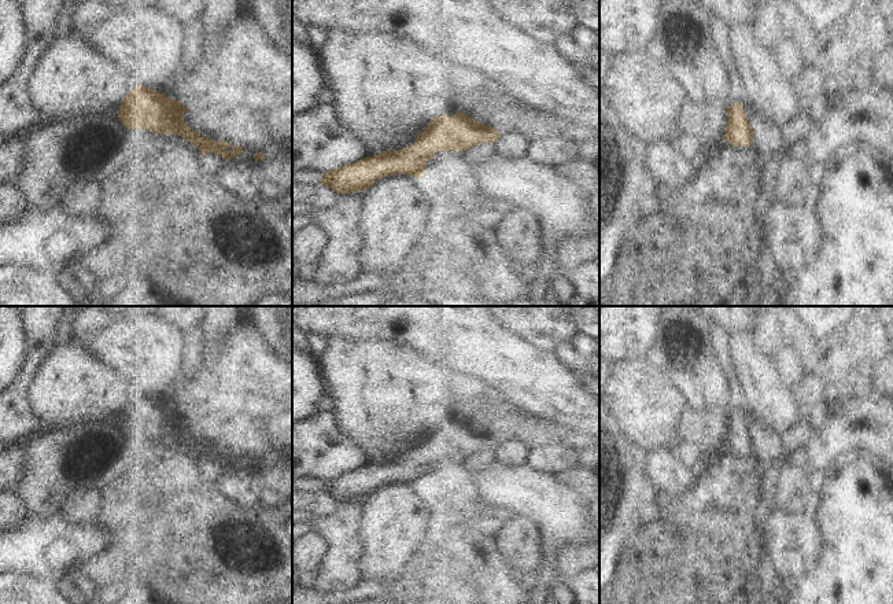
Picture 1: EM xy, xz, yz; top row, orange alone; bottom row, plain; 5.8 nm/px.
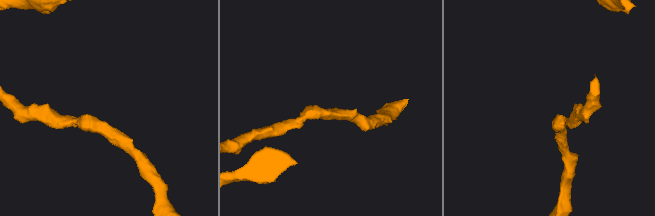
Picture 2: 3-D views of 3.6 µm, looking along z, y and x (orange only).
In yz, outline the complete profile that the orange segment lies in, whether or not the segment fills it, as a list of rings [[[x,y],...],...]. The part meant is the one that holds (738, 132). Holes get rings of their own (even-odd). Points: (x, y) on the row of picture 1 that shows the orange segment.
[[[734,103],[726,107],[727,125],[723,140],[728,141],[733,147],[749,147],[754,137],[754,130],[750,126],[742,103]]]

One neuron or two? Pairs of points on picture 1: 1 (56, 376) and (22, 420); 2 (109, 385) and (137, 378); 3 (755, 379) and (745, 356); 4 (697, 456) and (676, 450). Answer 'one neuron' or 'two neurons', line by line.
1: two neurons
2: two neurons
3: one neuron
4: one neuron

